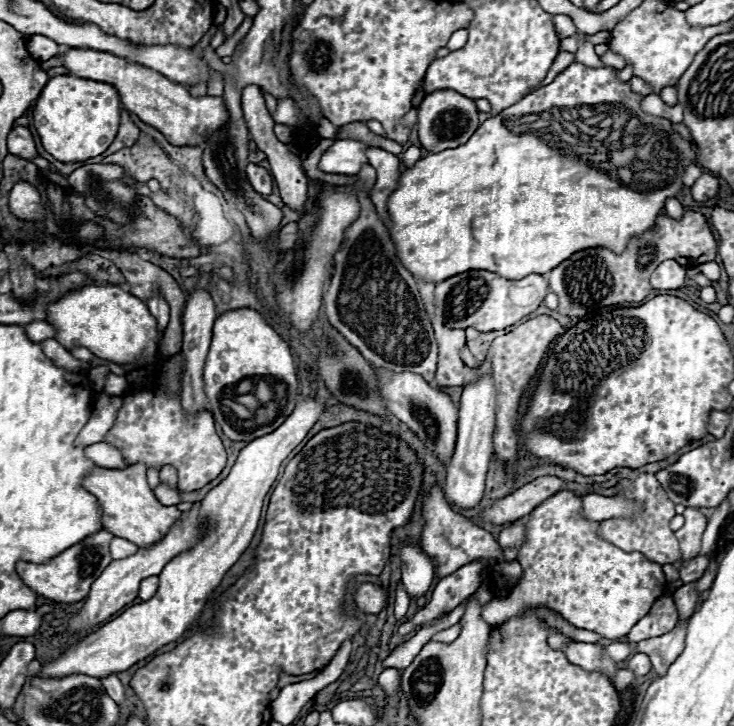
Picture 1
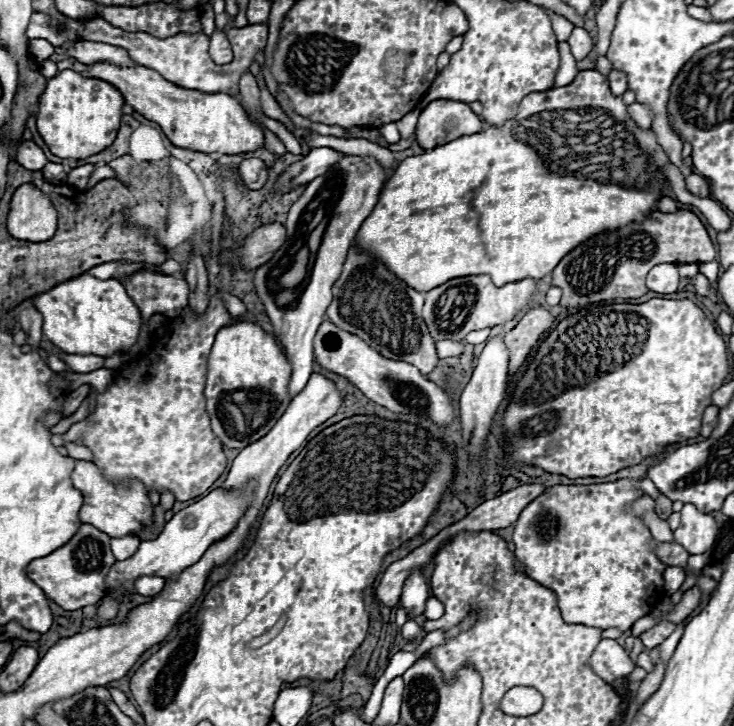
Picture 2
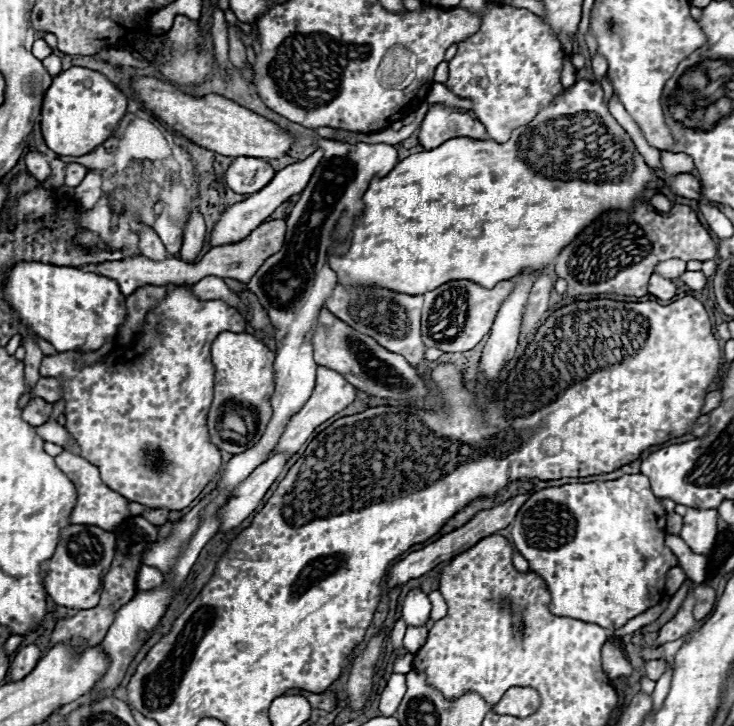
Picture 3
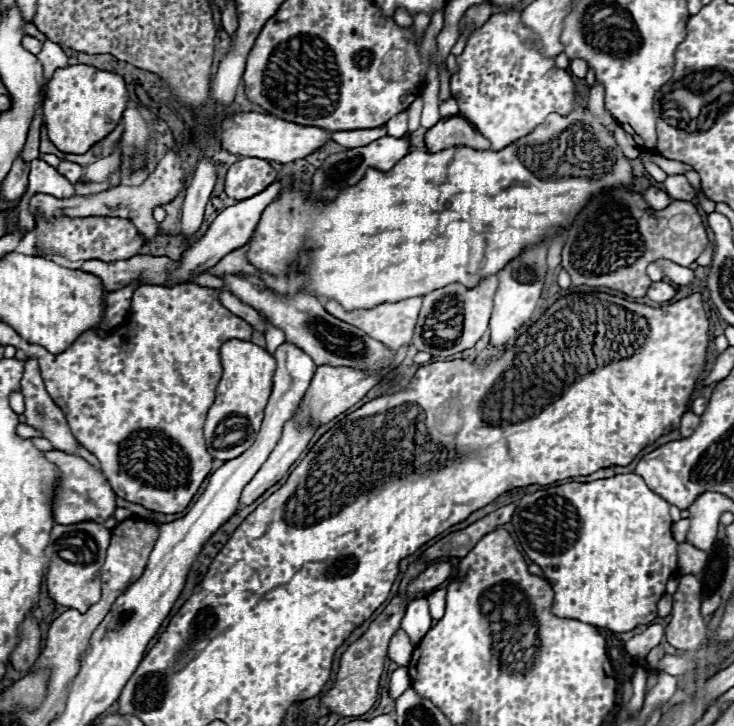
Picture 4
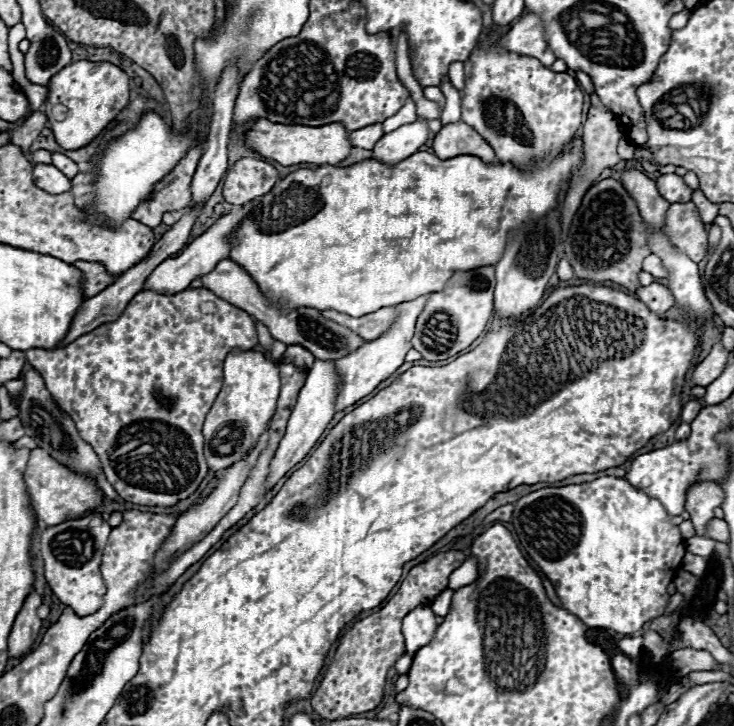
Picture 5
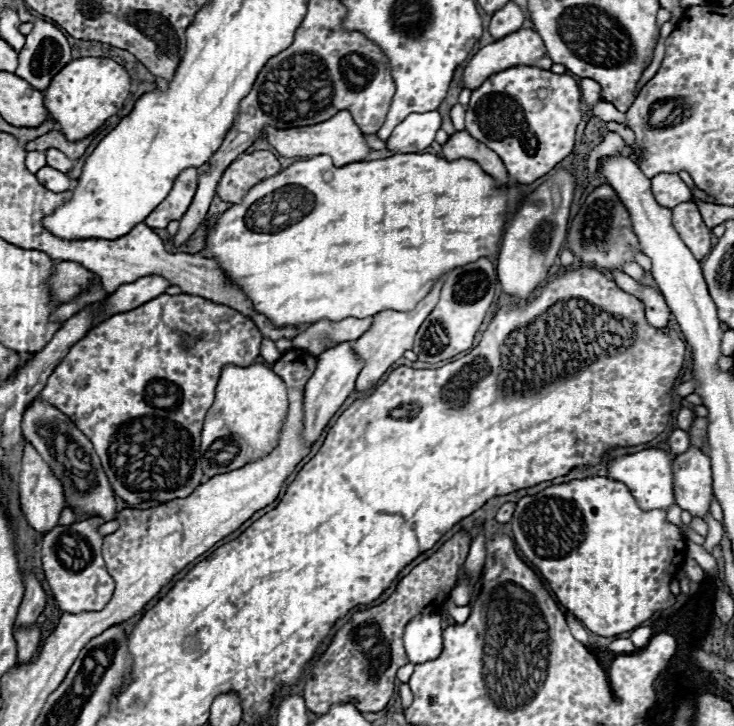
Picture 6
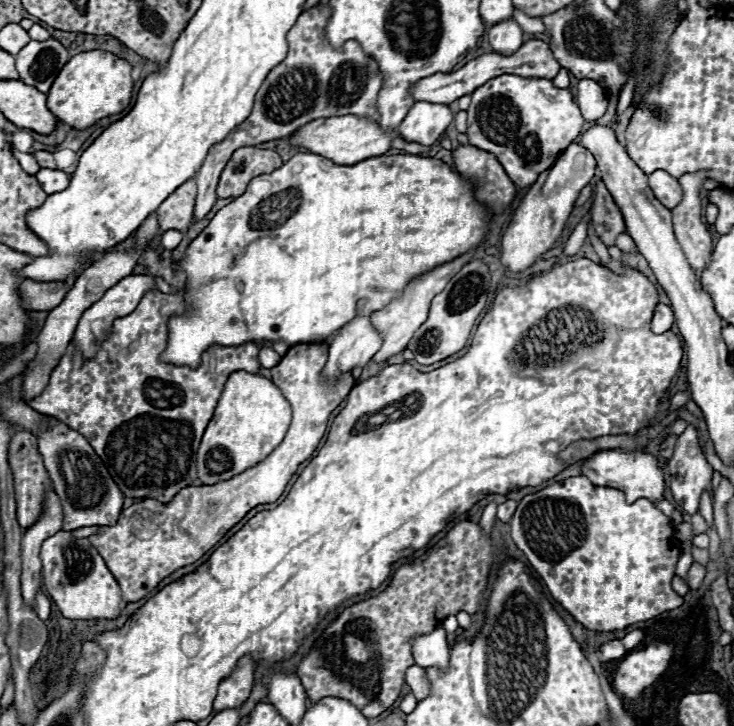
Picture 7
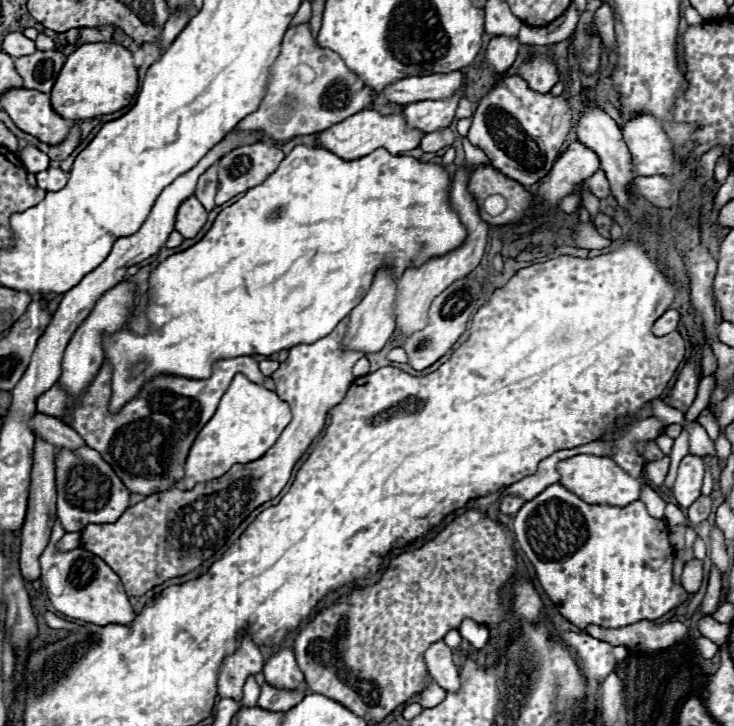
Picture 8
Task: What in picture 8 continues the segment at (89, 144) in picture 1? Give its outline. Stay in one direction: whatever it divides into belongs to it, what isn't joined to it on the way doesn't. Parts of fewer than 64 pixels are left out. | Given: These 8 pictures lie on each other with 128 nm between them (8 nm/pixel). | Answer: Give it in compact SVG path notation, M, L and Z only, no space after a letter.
M84 44L68 56L62 66L50 100L52 108L66 120L90 120L96 116L112 114L128 106L138 90L138 72L132 62L132 54L118 44Z

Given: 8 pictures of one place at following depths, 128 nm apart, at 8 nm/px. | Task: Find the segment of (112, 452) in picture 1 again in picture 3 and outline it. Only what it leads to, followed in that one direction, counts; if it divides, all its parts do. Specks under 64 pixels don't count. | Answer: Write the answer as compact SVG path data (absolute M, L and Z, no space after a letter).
M52 420L52 422L46 422L44 426L38 426L38 434L40 434L44 440L54 442L54 444L62 446L64 450L68 450L68 452L80 456L80 446L78 446L76 442L72 442L72 438L70 438L70 434L66 432L66 428L60 426L58 422Z

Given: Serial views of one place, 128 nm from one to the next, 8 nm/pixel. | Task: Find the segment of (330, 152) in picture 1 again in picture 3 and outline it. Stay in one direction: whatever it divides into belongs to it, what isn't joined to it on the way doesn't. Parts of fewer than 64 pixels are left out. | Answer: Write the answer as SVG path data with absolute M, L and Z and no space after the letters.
M318 148L316 152L312 152L308 158L304 160L298 160L290 166L286 166L284 170L280 170L262 190L258 190L256 194L252 194L248 200L244 202L238 202L234 206L228 206L226 212L222 214L222 218L218 220L218 224L214 226L214 232L210 236L210 244L212 246L218 246L218 244L232 244L232 242L238 242L238 240L244 240L254 228L258 228L258 224L262 224L282 202L286 202L290 196L294 194L300 194L302 188L306 188L310 176L314 174L314 168L320 164L324 156L324 150Z

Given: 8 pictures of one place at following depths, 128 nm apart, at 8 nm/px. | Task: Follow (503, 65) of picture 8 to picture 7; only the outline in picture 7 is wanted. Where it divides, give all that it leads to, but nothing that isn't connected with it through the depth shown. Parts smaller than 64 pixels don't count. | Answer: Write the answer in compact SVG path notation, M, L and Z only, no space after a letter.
M508 18L488 28L488 40L494 52L510 54L514 52L514 48L518 48L518 44L522 44L524 34L522 34L520 24L514 18Z

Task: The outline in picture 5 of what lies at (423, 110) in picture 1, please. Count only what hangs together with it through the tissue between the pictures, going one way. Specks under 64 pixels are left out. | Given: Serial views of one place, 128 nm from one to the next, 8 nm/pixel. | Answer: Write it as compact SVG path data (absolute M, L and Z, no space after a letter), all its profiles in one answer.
M454 122L454 124L442 126L442 130L434 136L432 142L434 142L434 146L432 146L434 154L442 156L442 158L472 154L472 156L486 160L488 164L496 162L494 150L486 144L486 140L482 140L482 136L478 136L478 132L474 132L464 122Z

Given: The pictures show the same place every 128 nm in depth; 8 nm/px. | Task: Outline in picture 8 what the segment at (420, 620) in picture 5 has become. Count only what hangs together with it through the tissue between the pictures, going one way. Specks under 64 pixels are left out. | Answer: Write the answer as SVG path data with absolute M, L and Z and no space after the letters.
M444 640L434 642L426 652L424 652L424 662L428 668L428 674L444 688L444 690L458 690L458 668L454 664L454 654L452 650L444 644Z

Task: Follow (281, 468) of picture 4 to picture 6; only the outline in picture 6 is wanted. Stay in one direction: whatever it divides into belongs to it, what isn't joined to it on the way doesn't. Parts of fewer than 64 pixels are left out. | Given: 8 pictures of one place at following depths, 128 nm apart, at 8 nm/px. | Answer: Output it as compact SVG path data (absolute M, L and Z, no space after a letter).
M342 342L336 348L330 348L330 352L322 352L316 364L316 370L312 378L306 382L304 388L304 428L302 428L302 440L304 444L312 446L322 430L328 426L332 416L338 412L338 408L344 404L348 394L354 390L354 380L362 368L362 362L358 356L354 356L350 342Z

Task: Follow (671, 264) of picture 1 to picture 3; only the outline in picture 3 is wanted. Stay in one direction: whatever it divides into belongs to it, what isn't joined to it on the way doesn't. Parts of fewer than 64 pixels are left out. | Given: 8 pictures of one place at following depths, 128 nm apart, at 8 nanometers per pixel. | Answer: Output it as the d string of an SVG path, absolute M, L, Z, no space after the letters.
M652 274L650 276L650 284L648 284L648 292L662 298L662 300L670 300L676 294L676 284L672 282L672 278L664 278L660 274Z

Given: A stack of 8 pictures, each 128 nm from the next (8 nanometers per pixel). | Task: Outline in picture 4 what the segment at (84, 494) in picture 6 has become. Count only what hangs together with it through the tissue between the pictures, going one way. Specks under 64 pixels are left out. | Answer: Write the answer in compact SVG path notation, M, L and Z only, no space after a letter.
M28 358L24 364L22 394L26 398L26 424L38 428L56 450L74 454L76 438L72 436L62 410L52 402L52 398L46 392L36 358Z

